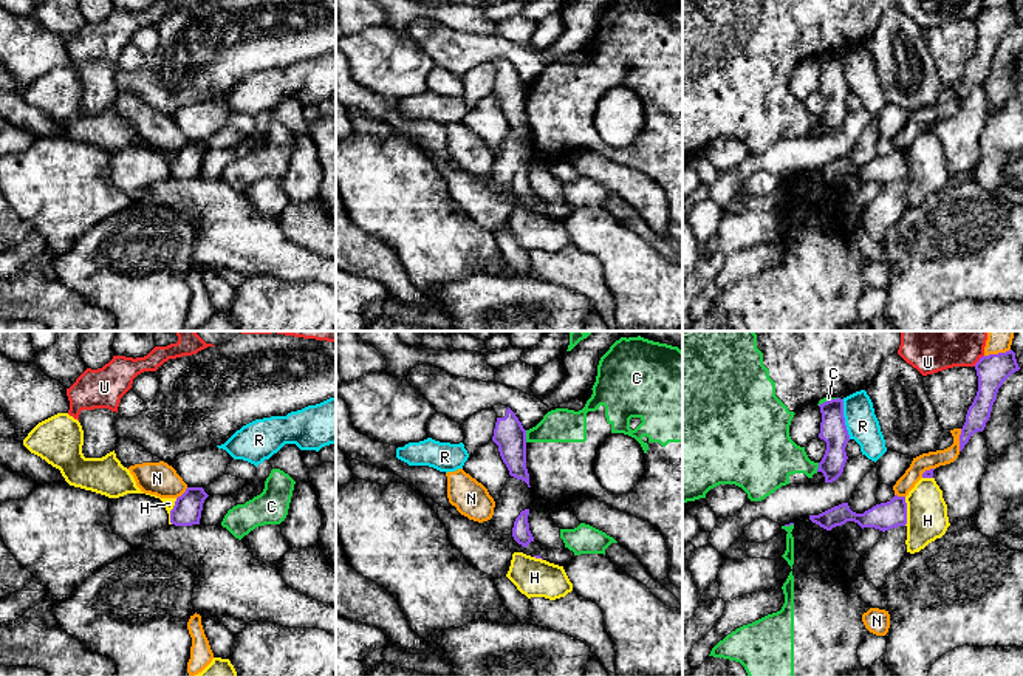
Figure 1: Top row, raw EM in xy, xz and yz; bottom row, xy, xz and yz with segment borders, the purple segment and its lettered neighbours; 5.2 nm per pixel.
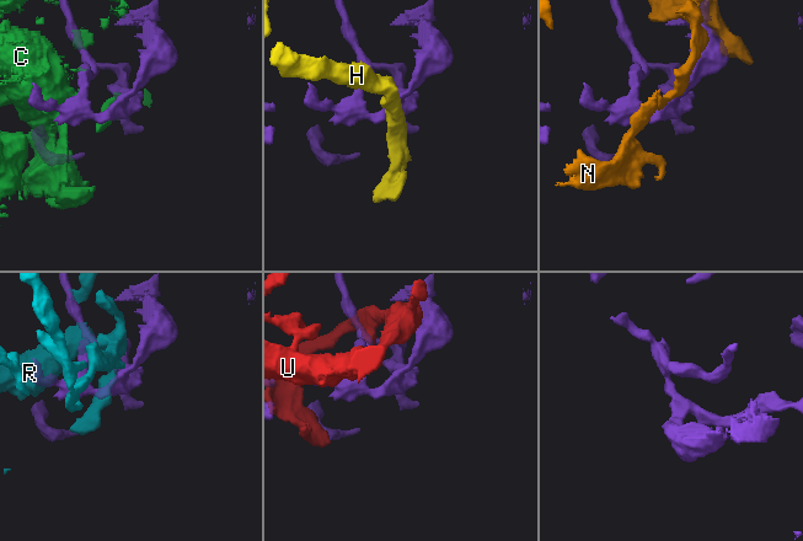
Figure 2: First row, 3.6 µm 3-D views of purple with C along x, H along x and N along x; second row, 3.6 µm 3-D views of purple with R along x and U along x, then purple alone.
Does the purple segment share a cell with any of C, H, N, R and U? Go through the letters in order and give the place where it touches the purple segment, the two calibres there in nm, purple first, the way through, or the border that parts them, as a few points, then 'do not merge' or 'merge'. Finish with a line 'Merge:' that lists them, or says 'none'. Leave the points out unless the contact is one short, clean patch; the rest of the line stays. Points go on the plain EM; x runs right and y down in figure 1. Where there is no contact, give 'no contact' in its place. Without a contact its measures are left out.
C: meets purple in xz at (525, 90); 160 nm thick on the purple side, 180 nm on the other; do not merge
H: meets purple in yz at (906, 164); 140 nm thick on the purple side, 220 nm on the other; border along yz (904, 150), (906, 178); do not merge
N: meets purple in yz at (960, 93); 120 nm thick on the purple side, 90 nm on the other; do not merge
R: meets purple in yz at (844, 73); 140 nm thick on the purple side, 170 nm on the other; do not merge
U: meets purple in yz at (978, 14); 170 nm thick on the purple side, 140 nm on the other; do not merge
Merge: none

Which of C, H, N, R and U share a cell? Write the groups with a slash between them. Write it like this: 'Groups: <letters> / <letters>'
Groups: C / H / N / R / U

